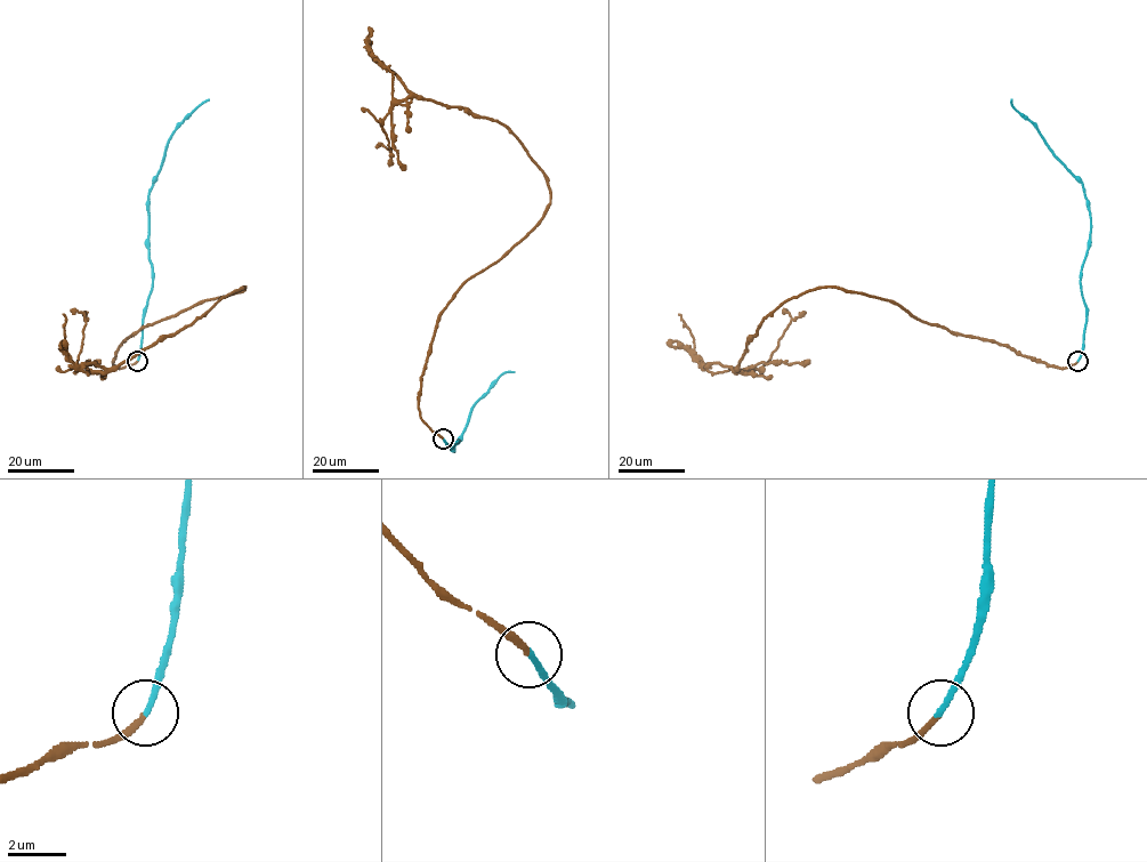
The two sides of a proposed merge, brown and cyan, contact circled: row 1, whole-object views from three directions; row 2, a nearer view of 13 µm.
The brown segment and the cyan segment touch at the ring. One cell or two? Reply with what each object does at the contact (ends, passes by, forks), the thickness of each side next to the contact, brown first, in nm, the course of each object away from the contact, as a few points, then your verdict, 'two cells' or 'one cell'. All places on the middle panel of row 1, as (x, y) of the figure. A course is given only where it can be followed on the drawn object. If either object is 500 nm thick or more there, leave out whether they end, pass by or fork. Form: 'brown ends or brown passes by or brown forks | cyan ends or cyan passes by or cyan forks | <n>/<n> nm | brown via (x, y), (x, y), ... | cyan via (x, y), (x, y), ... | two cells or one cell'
brown ends | cyan ends | 190/190 nm | brown via (442, 438), (418, 407), (438, 315), (538, 223), (548, 177), (507, 127), (430, 99), (395, 104), (376, 147) | cyan via (442, 438), (449, 446), (458, 440), (454, 451), (474, 404), (501, 375), (514, 371) | one cell

